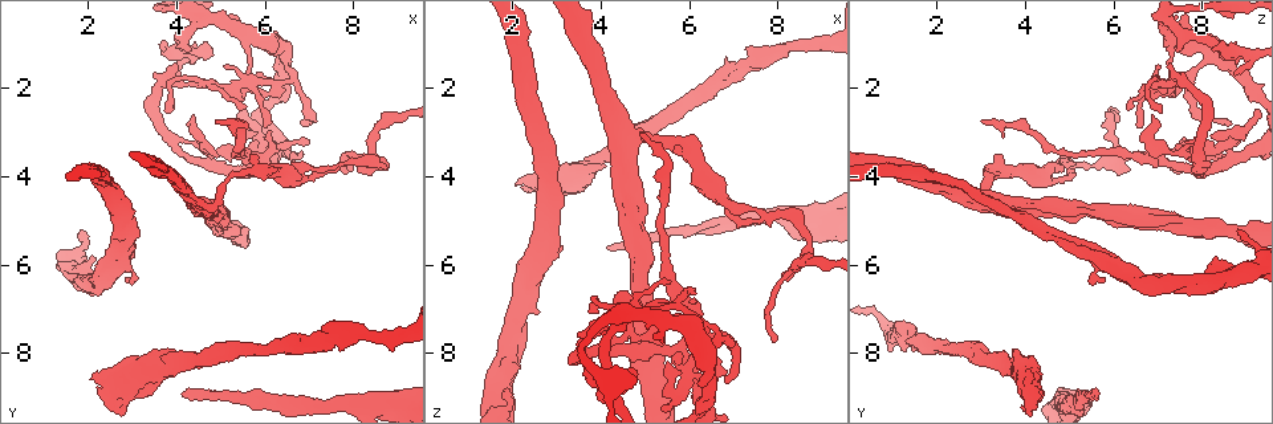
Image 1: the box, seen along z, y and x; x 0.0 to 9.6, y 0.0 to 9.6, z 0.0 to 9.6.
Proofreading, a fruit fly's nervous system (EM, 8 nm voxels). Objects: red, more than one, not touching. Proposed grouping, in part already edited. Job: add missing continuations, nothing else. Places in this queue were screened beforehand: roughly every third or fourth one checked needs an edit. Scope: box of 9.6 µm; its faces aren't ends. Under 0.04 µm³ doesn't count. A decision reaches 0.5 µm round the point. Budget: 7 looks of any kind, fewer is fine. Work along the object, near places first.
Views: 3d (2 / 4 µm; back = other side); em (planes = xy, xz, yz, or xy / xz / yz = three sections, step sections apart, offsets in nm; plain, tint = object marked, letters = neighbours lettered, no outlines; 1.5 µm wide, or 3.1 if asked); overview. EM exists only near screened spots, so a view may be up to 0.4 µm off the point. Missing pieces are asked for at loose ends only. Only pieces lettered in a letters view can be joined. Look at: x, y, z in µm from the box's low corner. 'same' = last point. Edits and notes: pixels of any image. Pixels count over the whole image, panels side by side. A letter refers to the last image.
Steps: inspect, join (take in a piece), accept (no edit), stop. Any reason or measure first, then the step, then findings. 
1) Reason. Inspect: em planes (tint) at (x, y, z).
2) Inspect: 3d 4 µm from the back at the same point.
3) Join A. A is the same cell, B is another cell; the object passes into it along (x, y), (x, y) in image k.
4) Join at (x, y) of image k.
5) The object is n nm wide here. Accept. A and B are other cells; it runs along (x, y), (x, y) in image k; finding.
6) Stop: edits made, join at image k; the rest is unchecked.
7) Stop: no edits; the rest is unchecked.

Free end. Inspect: em planes (letters) at (4.05, 8.90, 5.55).

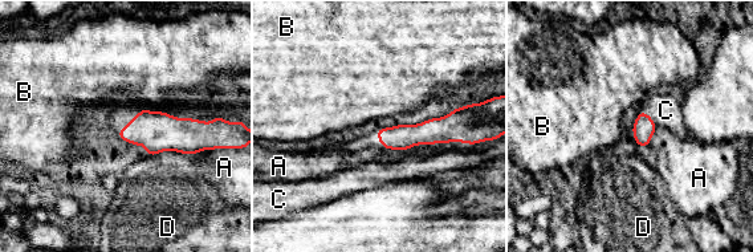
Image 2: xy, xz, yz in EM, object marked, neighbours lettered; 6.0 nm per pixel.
Join C. C is the same cell, A, B and D are other cells; the cell continues.

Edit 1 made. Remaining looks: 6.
Stops while still wide. Inspect: em xz step 4 (tint) at (2.95, 6.50, 5.50).

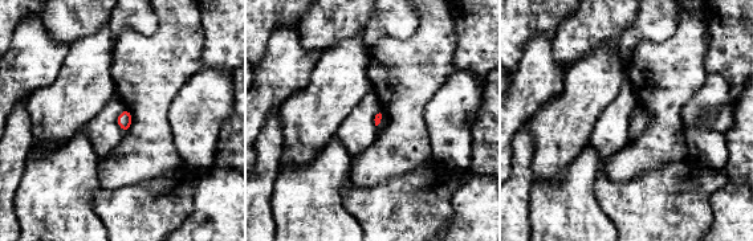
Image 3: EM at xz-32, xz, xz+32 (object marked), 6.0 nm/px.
Inspect: em planes (tint) at the same point.

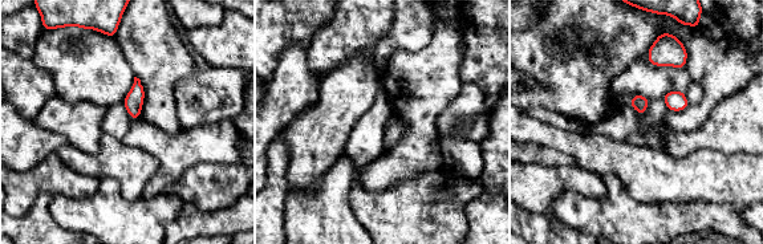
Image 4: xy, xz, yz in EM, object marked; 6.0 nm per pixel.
Inspect: em planes (letters) at the same point.

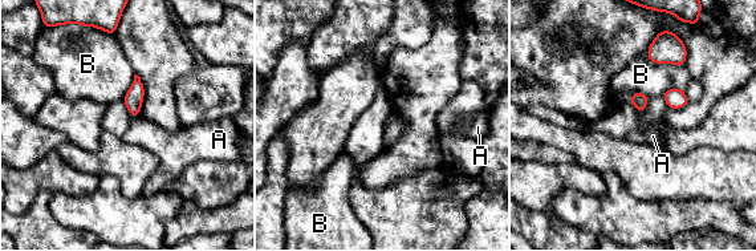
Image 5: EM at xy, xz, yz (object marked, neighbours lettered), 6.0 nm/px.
Accept. A and B are other cells; a border runs along (139, 113), (133, 118) in image 5; none of them fits.

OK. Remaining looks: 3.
Tapers out. Inspect: 3d 2 µm at (7.90, 3.85, 7.65).

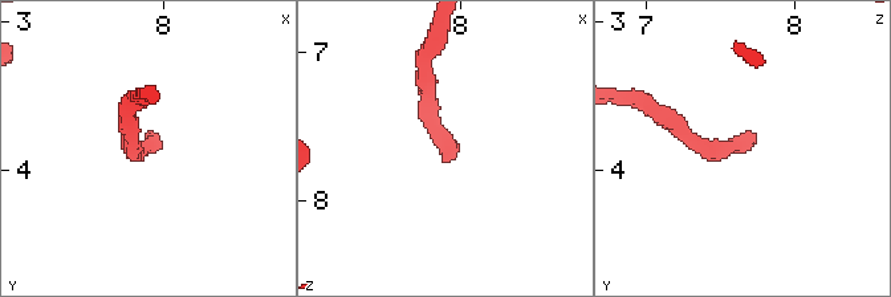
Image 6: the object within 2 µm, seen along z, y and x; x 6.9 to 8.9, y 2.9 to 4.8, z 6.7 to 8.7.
Shape alone is not enough. Inspect: em planes (letters) at (7.94, 3.88, 7.72).

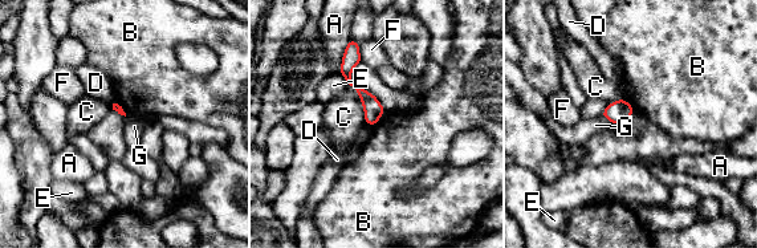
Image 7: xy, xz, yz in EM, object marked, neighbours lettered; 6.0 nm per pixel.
Accept. A, B, C, D, E, F and G are other cells; a border runs along (601, 114), (617, 125) in image 7; no lettered piece goes on from it.

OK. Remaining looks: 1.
Stop: edits made, join at image 2; the rest is unchecked.

